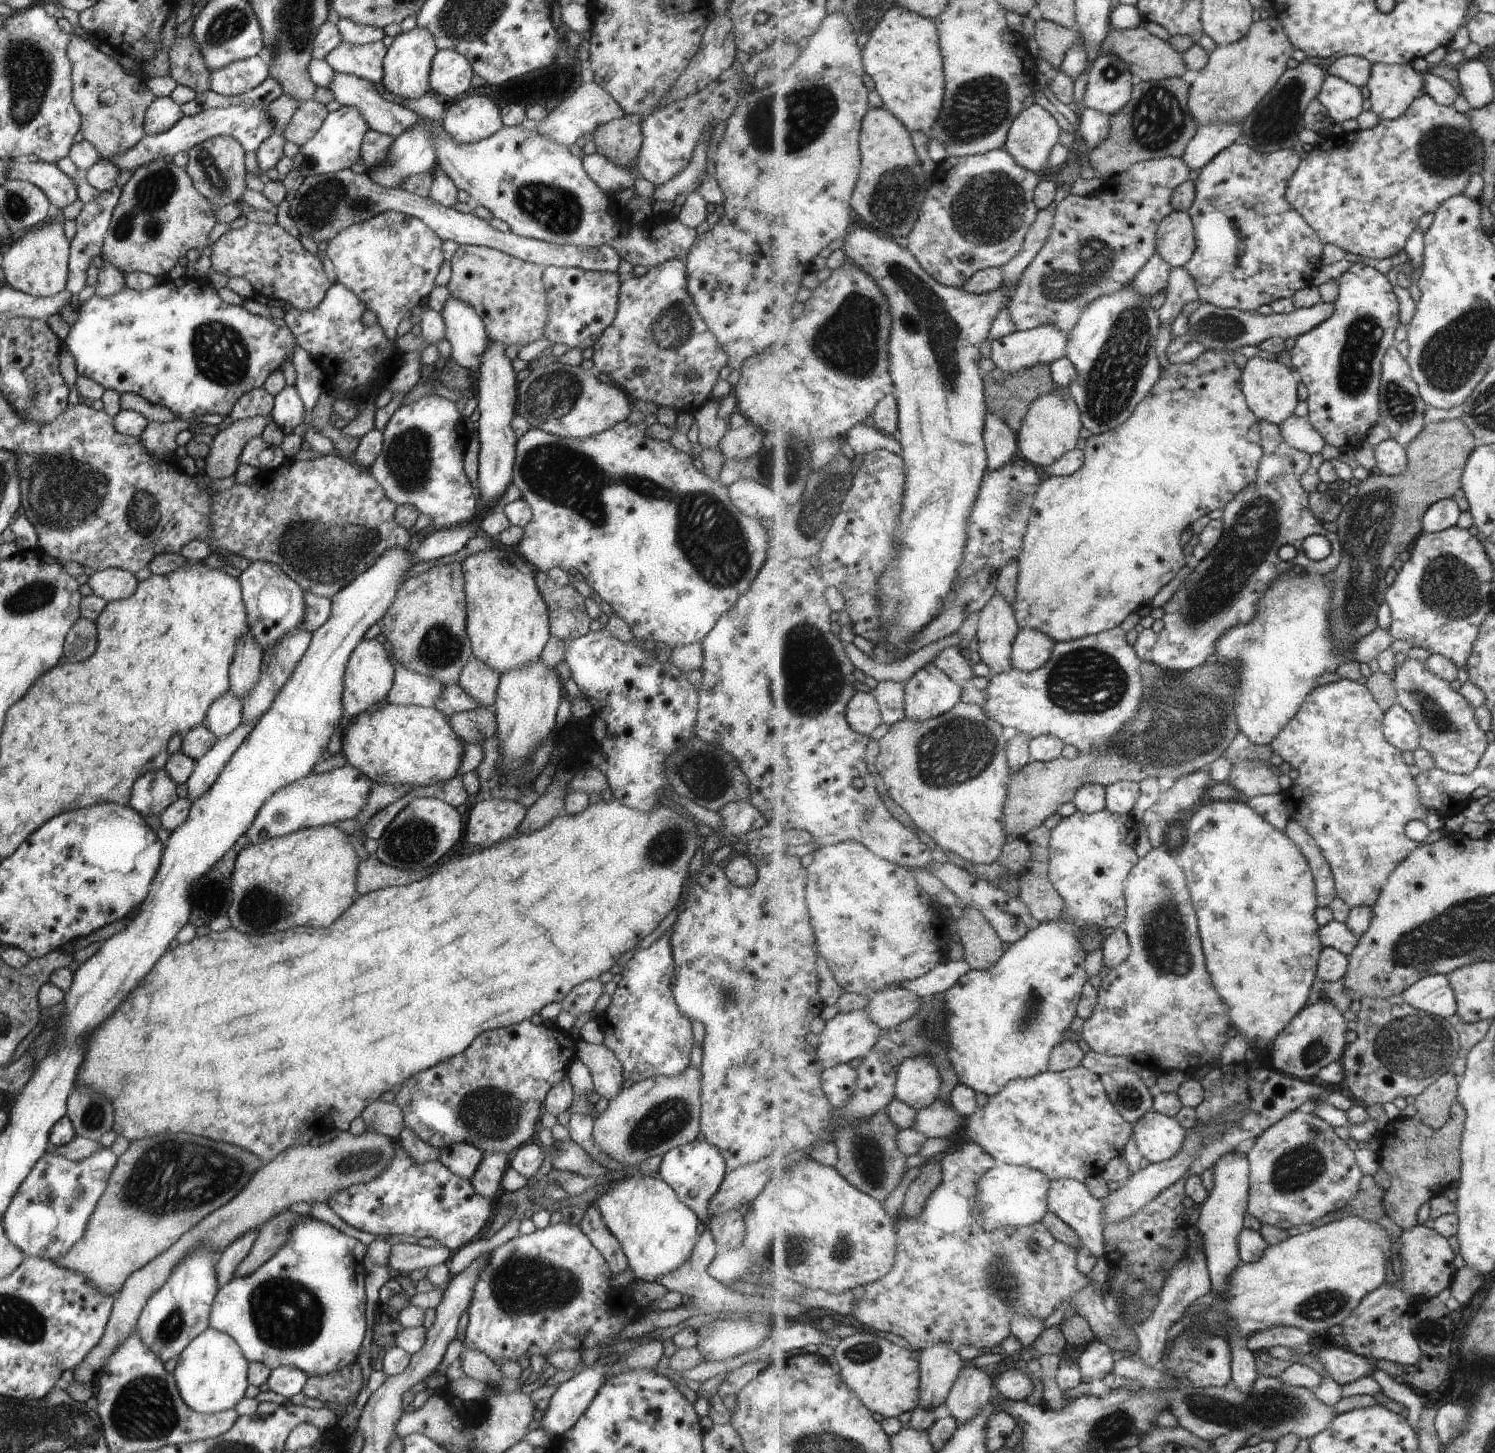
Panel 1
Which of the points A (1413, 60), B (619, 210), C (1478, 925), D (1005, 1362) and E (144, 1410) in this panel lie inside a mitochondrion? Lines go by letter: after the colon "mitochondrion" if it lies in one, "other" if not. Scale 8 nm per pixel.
A: other
B: other
C: mitochondrion
D: other
E: mitochondrion

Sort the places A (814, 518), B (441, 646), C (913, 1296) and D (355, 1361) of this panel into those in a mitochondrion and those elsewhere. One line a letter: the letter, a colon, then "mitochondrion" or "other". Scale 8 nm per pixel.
A: mitochondrion
B: mitochondrion
C: other
D: other

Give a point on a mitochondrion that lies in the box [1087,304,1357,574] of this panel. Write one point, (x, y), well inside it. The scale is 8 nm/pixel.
(1219, 327)

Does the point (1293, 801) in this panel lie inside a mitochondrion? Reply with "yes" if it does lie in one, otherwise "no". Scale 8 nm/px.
no

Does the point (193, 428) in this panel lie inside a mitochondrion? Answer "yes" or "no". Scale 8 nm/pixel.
no

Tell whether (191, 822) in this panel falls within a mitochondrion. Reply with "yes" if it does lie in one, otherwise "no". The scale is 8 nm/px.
no

